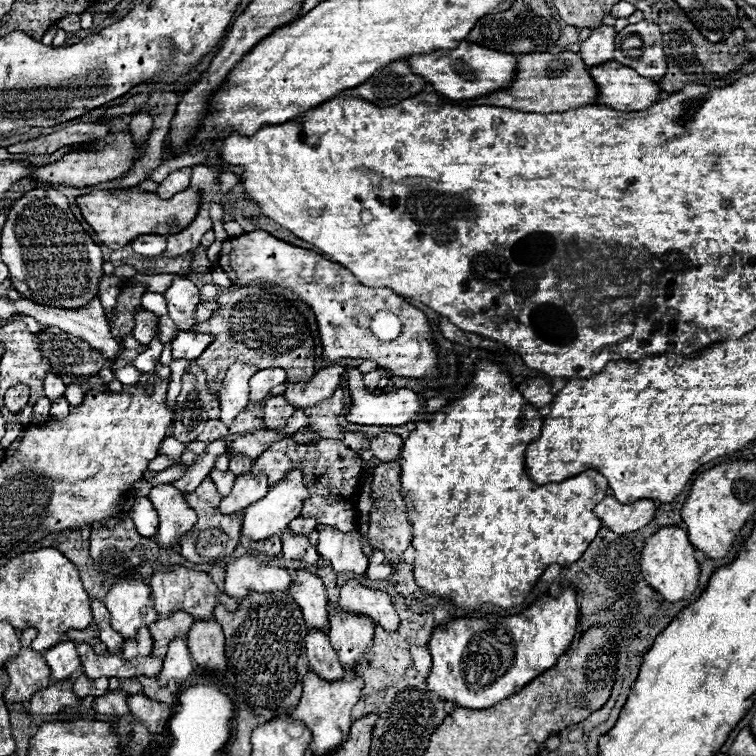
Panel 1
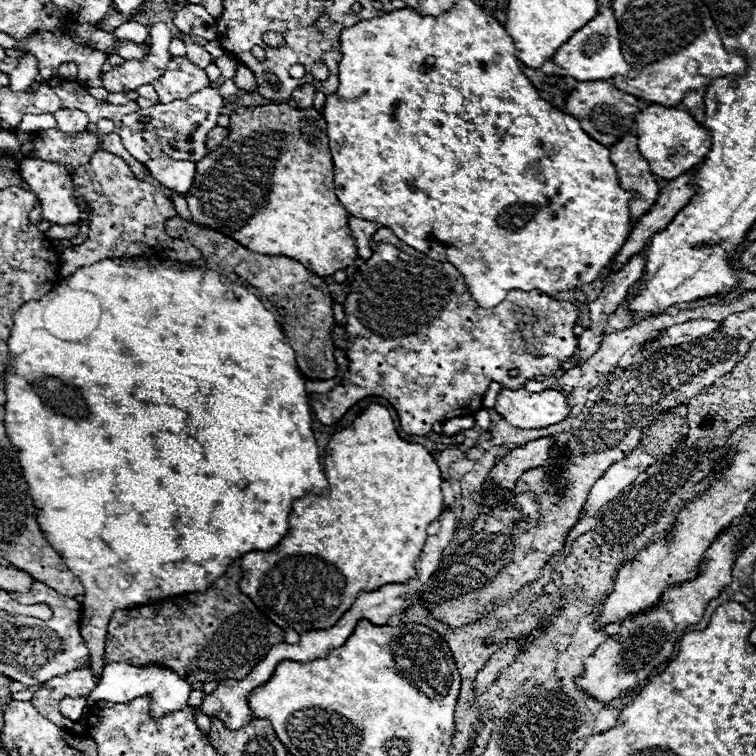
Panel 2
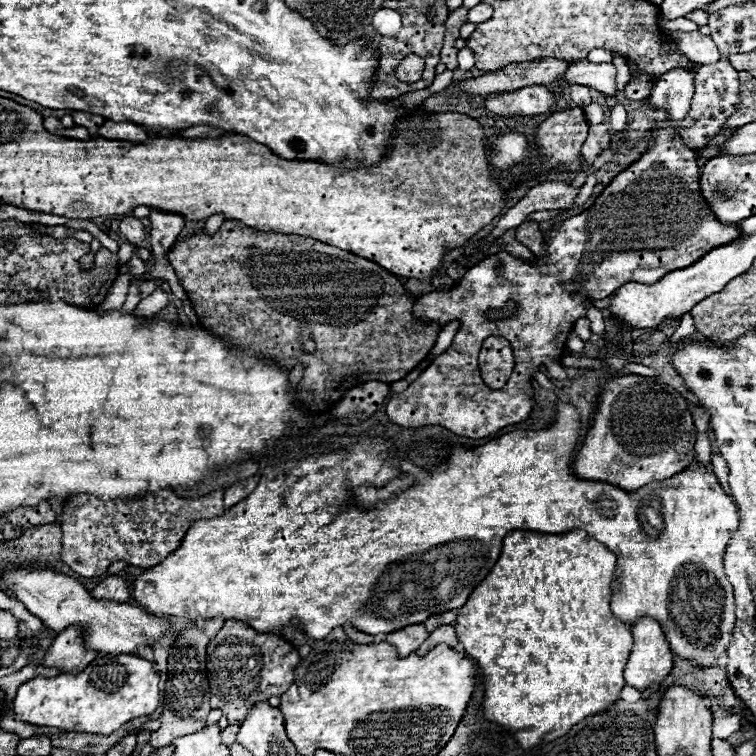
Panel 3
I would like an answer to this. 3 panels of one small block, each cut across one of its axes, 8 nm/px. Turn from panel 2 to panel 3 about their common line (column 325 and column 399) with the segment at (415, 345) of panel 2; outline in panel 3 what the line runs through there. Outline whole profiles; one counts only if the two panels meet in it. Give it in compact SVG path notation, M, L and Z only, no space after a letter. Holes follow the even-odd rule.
M674 68L672 72L666 72L662 78L656 80L650 92L650 108L662 108L668 114L668 120L662 128L654 128L650 132L650 146L648 150L632 162L628 168L618 172L618 176L612 178L612 182L604 188L604 192L596 198L596 202L584 210L578 216L572 216L564 220L562 224L556 224L546 236L546 248L548 254L542 260L536 260L536 264L528 264L520 258L510 256L508 252L498 252L482 260L480 264L472 266L460 284L452 290L444 292L430 292L416 300L416 316L424 322L438 322L448 324L452 320L460 320L460 330L454 336L452 346L434 358L434 362L424 370L424 382L412 382L406 392L392 394L386 404L386 414L390 422L416 428L426 424L440 424L454 434L470 436L470 438L484 438L504 426L522 422L530 416L530 412L536 406L534 390L532 390L532 374L538 372L540 366L546 366L548 362L558 362L562 356L562 348L566 346L568 334L574 326L574 322L582 316L586 316L586 308L582 300L590 298L606 298L614 294L622 284L626 282L644 282L654 284L662 276L666 276L672 270L686 268L688 264L694 264L698 258L702 258L706 252L720 244L728 244L730 240L736 240L738 224L718 224L706 206L702 194L700 194L700 168L696 162L696 152L686 148L678 136L678 124L686 118L690 110L690 100L694 94L694 72ZM504 264L504 272L496 274L496 266ZM562 282L570 282L570 292L562 286ZM508 300L514 300L518 304L516 318L504 318L504 320L486 320L486 314L490 308L502 308ZM502 334L506 340L510 340L514 350L514 362L516 370L512 372L512 378L506 382L504 388L492 390L484 384L480 370L478 370L478 352L486 336Z

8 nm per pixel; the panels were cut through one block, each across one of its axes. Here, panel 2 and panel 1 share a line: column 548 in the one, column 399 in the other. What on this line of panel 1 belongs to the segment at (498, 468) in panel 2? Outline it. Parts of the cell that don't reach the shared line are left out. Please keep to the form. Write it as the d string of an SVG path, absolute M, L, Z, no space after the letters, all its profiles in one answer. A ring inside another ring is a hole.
M378 434L370 440L370 450L382 462L392 462L398 458L402 448L402 438L396 434Z

